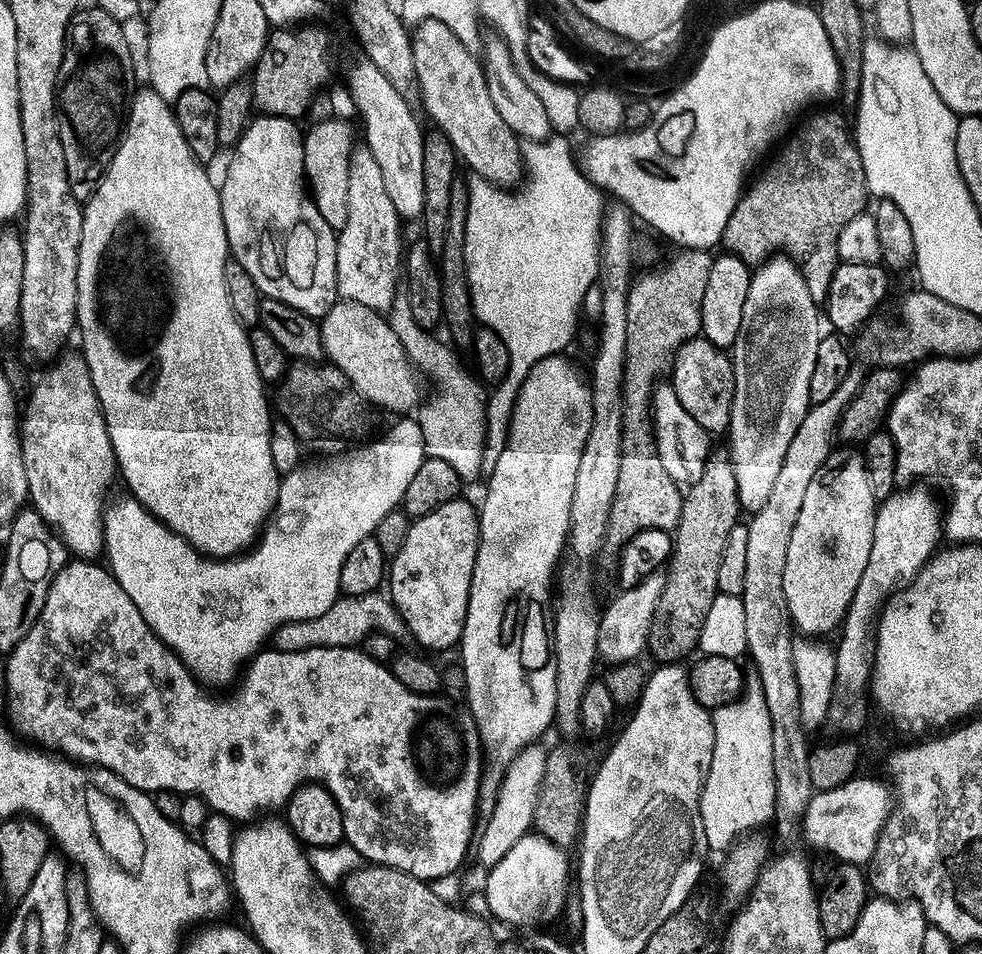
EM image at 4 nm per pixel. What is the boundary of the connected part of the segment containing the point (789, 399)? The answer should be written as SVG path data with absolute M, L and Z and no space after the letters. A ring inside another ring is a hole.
M776 254L765 259L761 264L764 265L752 272L752 281L748 287L748 297L744 307L748 353L745 356L738 356L738 354L732 356L734 402L726 433L734 475L737 478L740 507L744 510L760 508L766 502L766 498L770 498L770 490L774 490L778 470L782 470L782 460L786 458L786 450L790 450L790 442L798 426L802 426L802 418L806 418L812 404L810 373L814 370L814 358L818 354L818 342L822 335L820 320L812 313L815 308L818 308L817 301L813 300L795 261L783 254ZM771 308L776 312L785 308L792 317L789 320L756 320L763 312L768 312Z

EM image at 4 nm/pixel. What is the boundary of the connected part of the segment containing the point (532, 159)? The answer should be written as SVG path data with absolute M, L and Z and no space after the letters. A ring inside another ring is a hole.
M556 139L523 145L522 168L526 179L515 190L505 190L483 178L473 179L473 184L469 183L466 188L468 209L464 212L464 262L473 315L483 327L494 330L502 338L508 352L506 380L497 385L495 393L491 393L486 402L487 426L480 467L484 476L493 472L505 448L513 402L521 381L542 358L566 350L564 348L574 336L572 318L580 314L586 290L595 285L601 275L601 224L606 211L606 198L601 189L588 181L563 142Z

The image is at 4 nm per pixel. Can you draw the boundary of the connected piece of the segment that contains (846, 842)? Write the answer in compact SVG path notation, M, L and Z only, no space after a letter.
M857 774L834 790L812 795L802 817L805 842L812 848L825 848L845 864L867 865L894 803L889 785L880 780Z

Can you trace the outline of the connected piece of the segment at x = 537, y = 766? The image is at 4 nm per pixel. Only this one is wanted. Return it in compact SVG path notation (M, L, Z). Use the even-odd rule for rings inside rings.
M535 742L523 748L504 772L500 793L496 796L496 805L492 813L483 821L484 833L481 836L479 833L474 848L474 854L476 852L484 866L502 862L502 858L506 858L506 853L514 847L514 842L518 842L518 838L527 836L533 831L532 813L536 810L536 799L540 793L540 783L548 757L548 752L542 745L543 743Z

